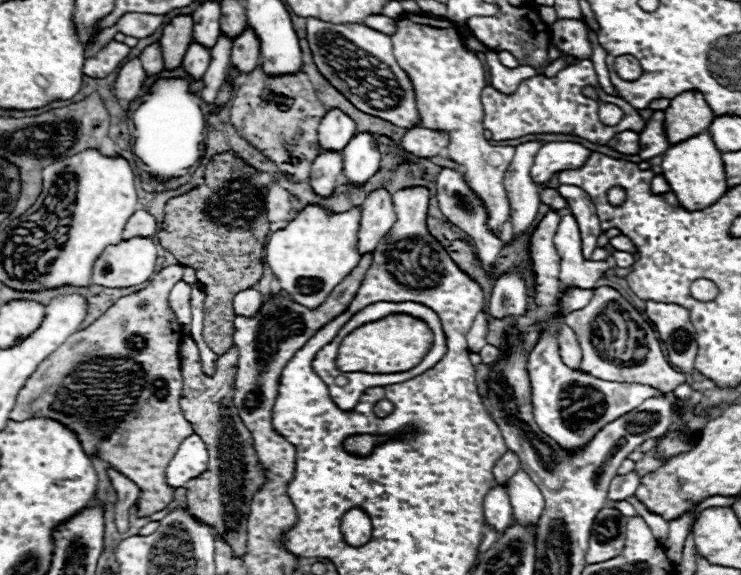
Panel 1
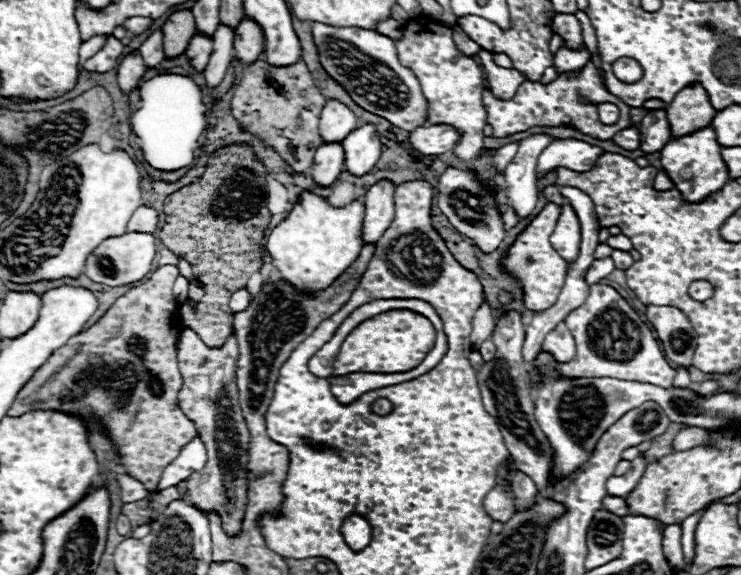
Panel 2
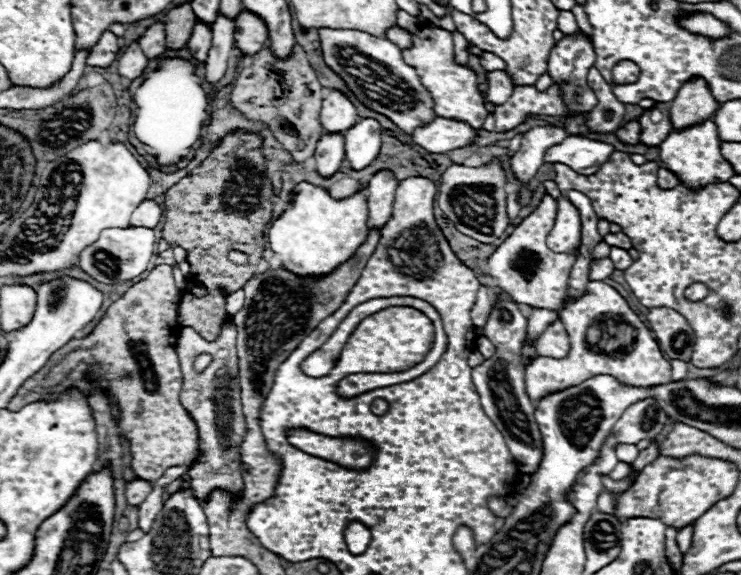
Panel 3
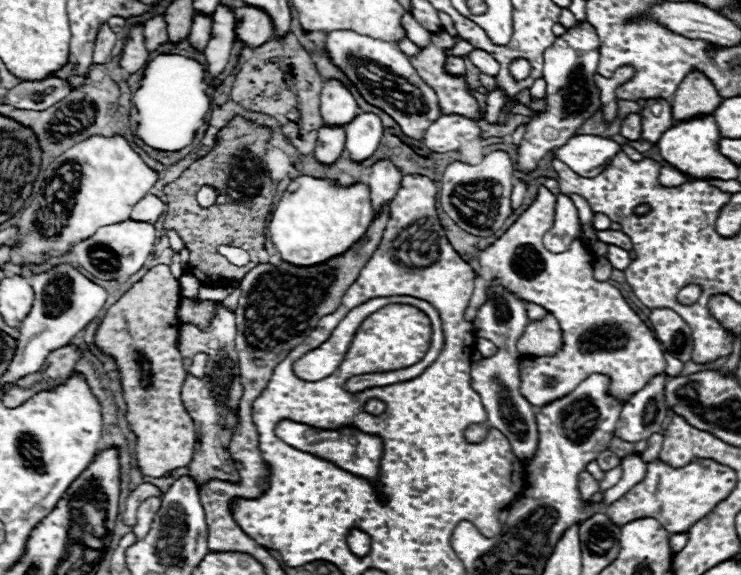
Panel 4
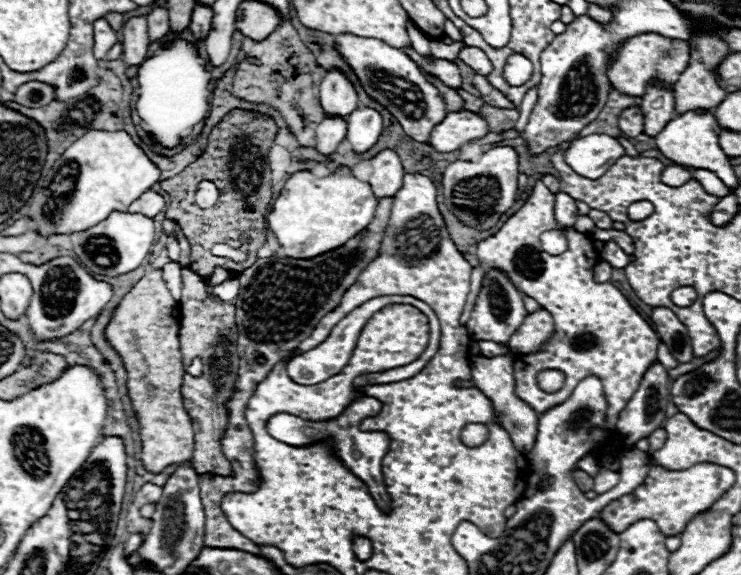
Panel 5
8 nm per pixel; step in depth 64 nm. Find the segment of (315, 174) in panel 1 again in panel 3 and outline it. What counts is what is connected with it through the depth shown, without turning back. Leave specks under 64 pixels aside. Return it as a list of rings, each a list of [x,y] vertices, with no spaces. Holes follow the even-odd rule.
[[[322,134],[314,160],[322,176],[332,176],[344,162],[344,134]]]

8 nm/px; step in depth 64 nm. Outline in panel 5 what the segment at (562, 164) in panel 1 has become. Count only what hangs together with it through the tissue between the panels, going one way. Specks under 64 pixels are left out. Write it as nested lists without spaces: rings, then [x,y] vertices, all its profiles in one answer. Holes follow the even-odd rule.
[[[590,134],[574,140],[566,150],[566,162],[584,178],[600,178],[612,162],[626,154],[624,146],[606,134]]]

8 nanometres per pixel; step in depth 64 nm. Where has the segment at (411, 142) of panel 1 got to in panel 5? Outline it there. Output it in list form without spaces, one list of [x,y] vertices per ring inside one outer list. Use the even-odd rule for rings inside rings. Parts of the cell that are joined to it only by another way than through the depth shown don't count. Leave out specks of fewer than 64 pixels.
[[[462,110],[450,112],[430,134],[430,146],[438,152],[454,152],[464,142],[484,138],[488,134],[488,122],[476,112]]]

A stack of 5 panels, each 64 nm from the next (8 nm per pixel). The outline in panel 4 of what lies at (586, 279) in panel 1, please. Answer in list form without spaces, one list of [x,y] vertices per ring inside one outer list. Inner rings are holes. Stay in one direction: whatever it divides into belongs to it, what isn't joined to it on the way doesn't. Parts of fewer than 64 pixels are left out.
[[[556,196],[556,216],[554,226],[544,235],[543,244],[546,250],[558,254],[569,249],[570,242],[580,236],[580,218],[578,210],[572,204],[570,196]],[[604,256],[596,258],[593,268],[594,278],[596,280],[600,280],[600,282],[608,280],[611,276],[612,270],[614,270],[614,268],[612,268],[612,264],[610,264]]]

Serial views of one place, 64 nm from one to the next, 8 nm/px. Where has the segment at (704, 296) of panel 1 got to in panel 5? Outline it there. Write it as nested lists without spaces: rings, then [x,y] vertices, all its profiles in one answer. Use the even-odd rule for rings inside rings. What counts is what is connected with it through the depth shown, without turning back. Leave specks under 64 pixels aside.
[[[682,286],[672,292],[672,302],[676,306],[690,306],[694,300],[696,300],[696,292],[690,286]]]

